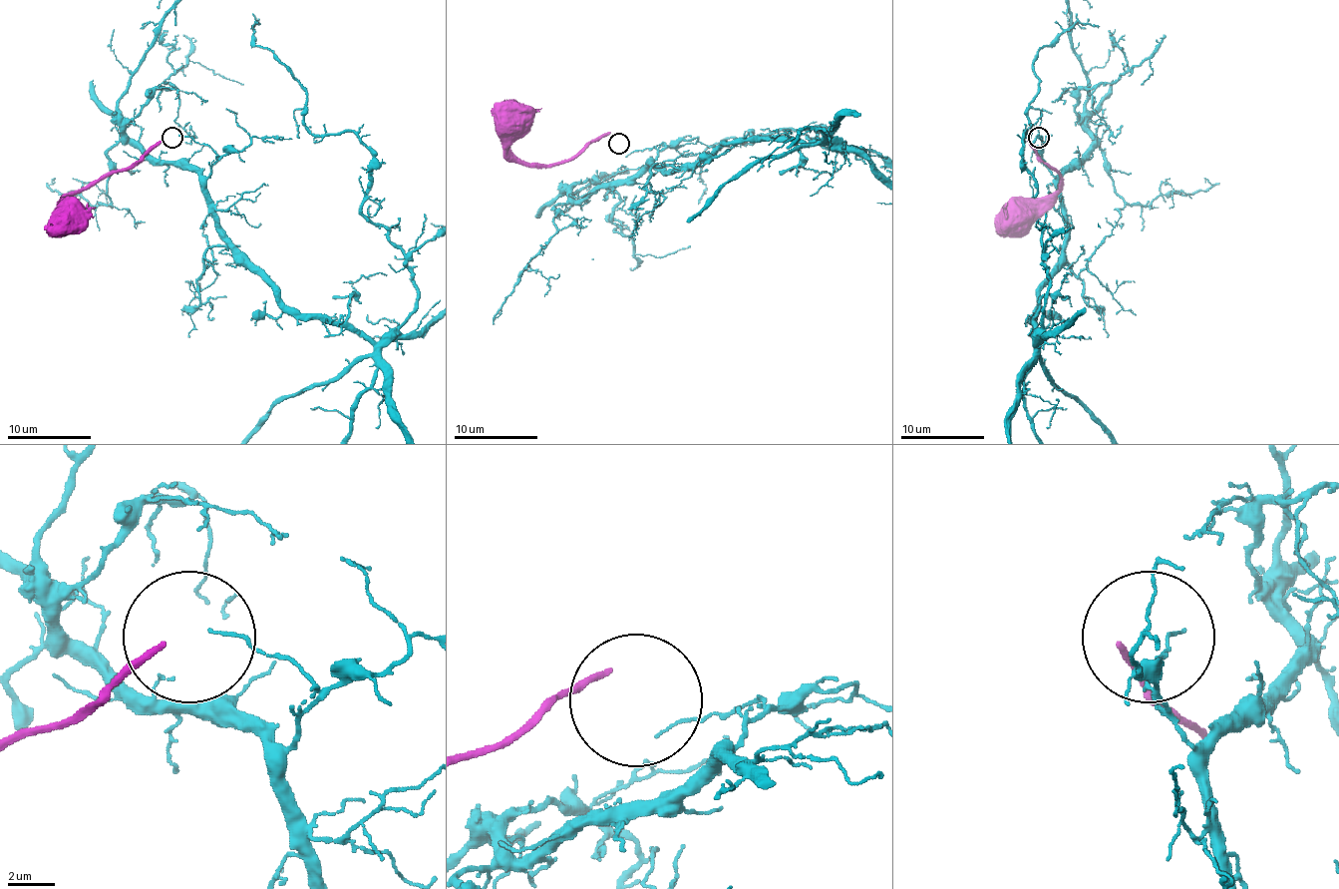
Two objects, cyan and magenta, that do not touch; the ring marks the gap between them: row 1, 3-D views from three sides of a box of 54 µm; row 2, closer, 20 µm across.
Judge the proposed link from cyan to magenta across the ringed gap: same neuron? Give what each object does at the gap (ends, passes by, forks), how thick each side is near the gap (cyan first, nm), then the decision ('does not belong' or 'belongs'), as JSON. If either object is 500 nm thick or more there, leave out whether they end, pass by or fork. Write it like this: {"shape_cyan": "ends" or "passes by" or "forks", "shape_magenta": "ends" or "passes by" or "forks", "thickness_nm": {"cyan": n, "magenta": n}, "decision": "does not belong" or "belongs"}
{"shape_cyan": "ends", "shape_magenta": "ends", "thickness_nm": {"cyan": 120, "magenta": 260}, "decision": "does not belong"}

